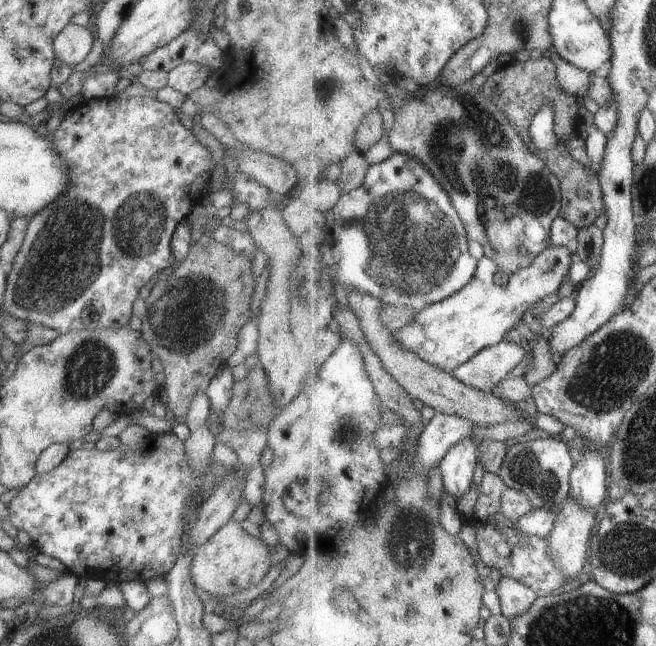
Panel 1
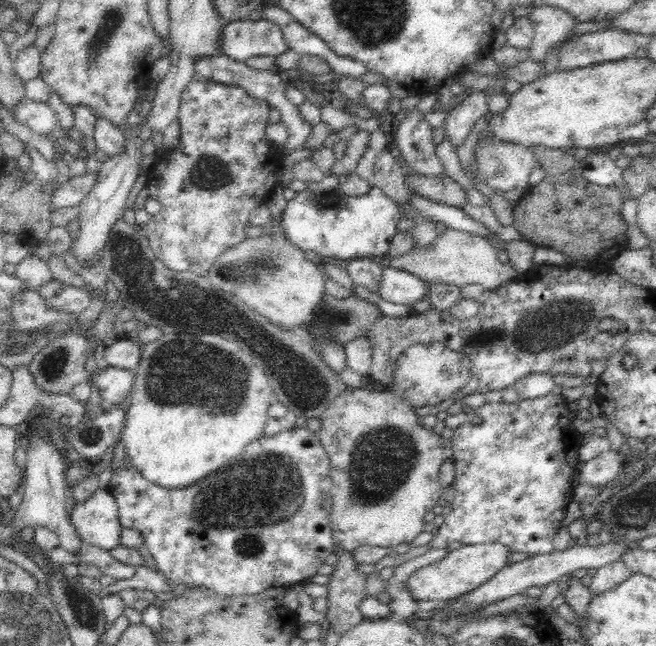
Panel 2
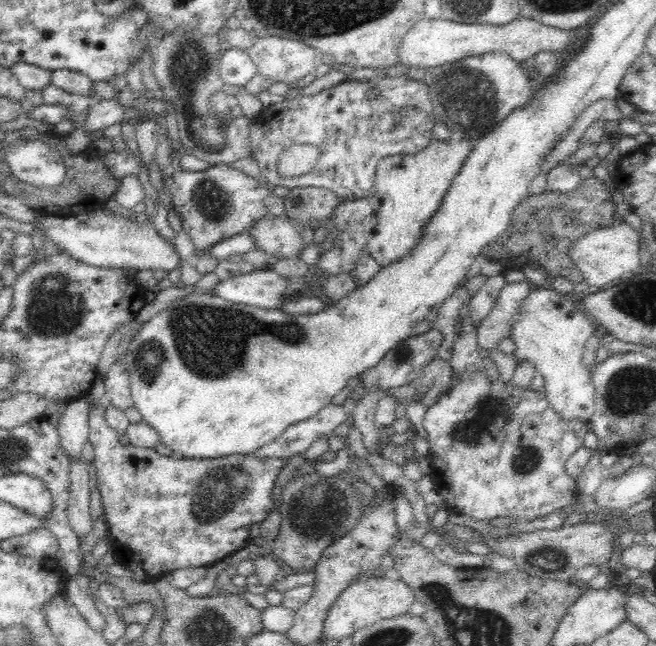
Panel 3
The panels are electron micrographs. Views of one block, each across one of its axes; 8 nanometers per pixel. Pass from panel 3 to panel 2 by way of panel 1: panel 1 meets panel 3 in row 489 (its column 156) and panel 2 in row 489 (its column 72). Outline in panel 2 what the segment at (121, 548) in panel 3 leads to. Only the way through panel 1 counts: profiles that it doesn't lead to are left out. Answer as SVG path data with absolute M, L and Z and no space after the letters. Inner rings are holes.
M294 427L272 436L263 434L258 440L248 444L240 456L187 487L161 487L146 480L144 475L134 465L131 465L128 468L119 467L111 474L108 489L114 495L118 506L118 519L120 519L121 527L123 529L133 528L141 532L146 548L154 558L158 572L165 579L169 578L174 583L188 584L190 587L204 587L222 596L244 596L254 595L270 587L282 587L288 590L291 584L304 584L317 574L316 571L325 563L326 557L334 552L332 529L330 528L330 514L332 514L331 486L329 456L324 450L321 440L308 427Z

